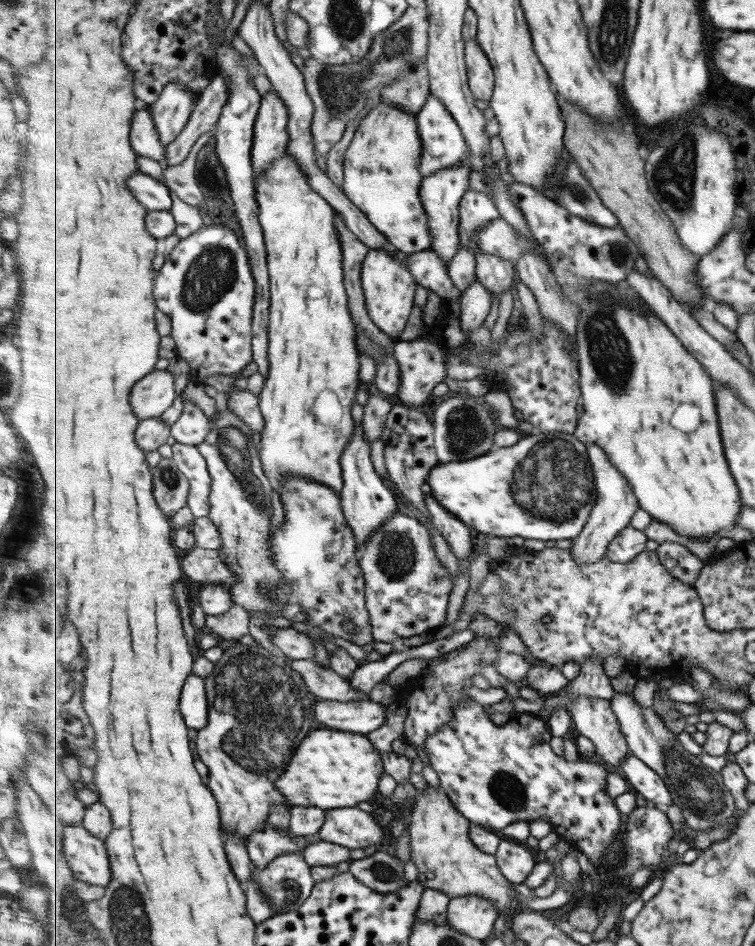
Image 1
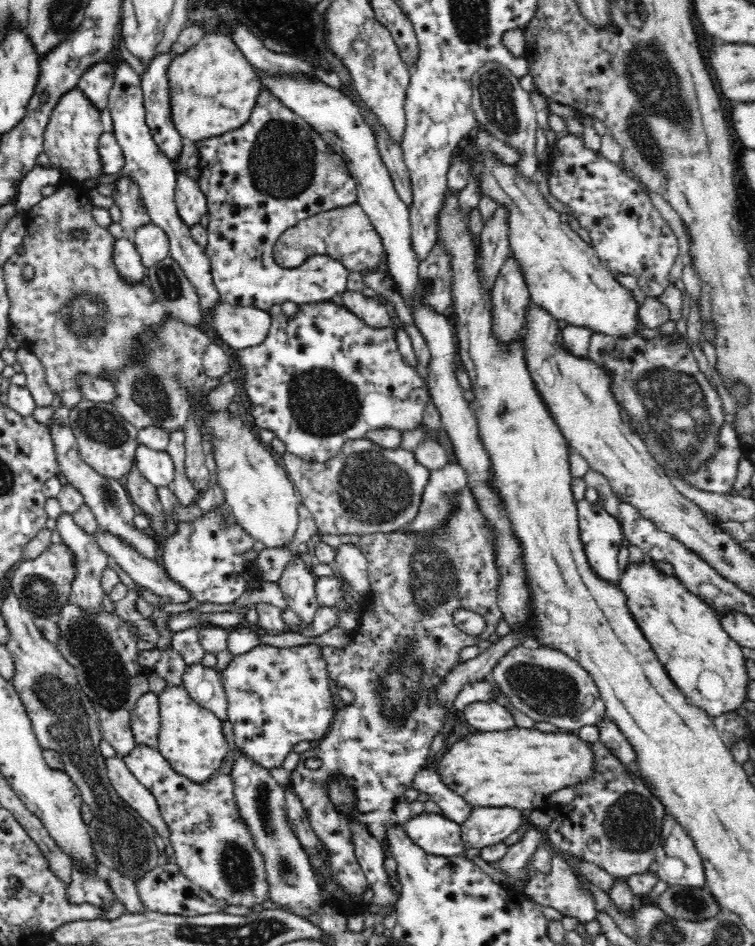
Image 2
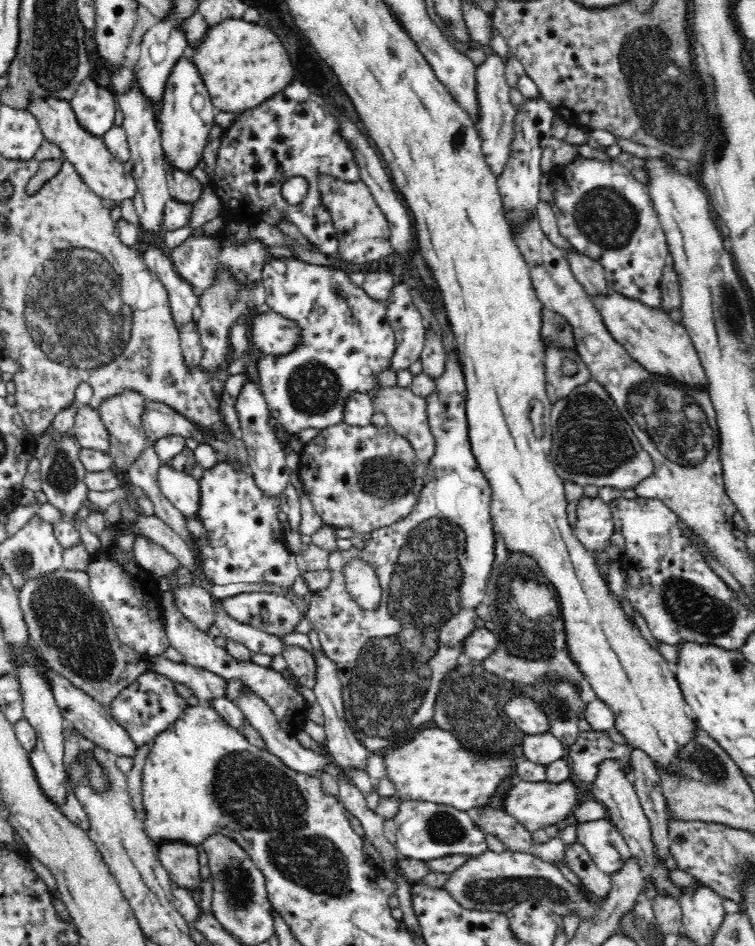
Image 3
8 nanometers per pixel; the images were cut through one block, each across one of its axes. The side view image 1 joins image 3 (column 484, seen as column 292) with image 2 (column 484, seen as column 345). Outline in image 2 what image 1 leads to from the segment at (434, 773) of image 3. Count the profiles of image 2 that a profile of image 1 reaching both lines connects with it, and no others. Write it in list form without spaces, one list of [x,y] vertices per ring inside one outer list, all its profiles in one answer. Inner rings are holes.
[[[512,728],[506,731],[475,732],[474,735],[458,740],[450,750],[435,763],[442,782],[458,792],[465,802],[473,808],[510,807],[520,808],[525,812],[540,808],[544,801],[557,791],[572,788],[578,782],[584,783],[592,774],[595,761],[591,746],[571,732],[544,733],[537,729]]]

